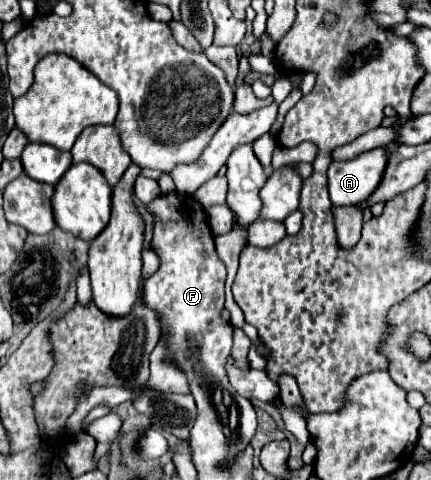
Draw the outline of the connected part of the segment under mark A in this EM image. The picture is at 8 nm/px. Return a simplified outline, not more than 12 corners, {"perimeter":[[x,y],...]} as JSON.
{"perimeter":[[385,148],[331,162],[335,206],[361,204],[387,168]]}

